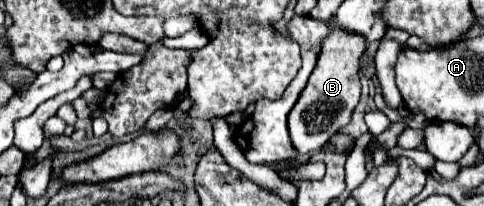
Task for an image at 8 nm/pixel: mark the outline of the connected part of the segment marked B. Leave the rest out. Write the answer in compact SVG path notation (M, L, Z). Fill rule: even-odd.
M337 30L329 34L321 46L317 66L301 92L301 98L289 112L289 134L297 154L313 154L323 148L323 144L337 134L351 118L353 108L361 96L359 82L359 58L365 50L365 42L357 34L345 34Z

